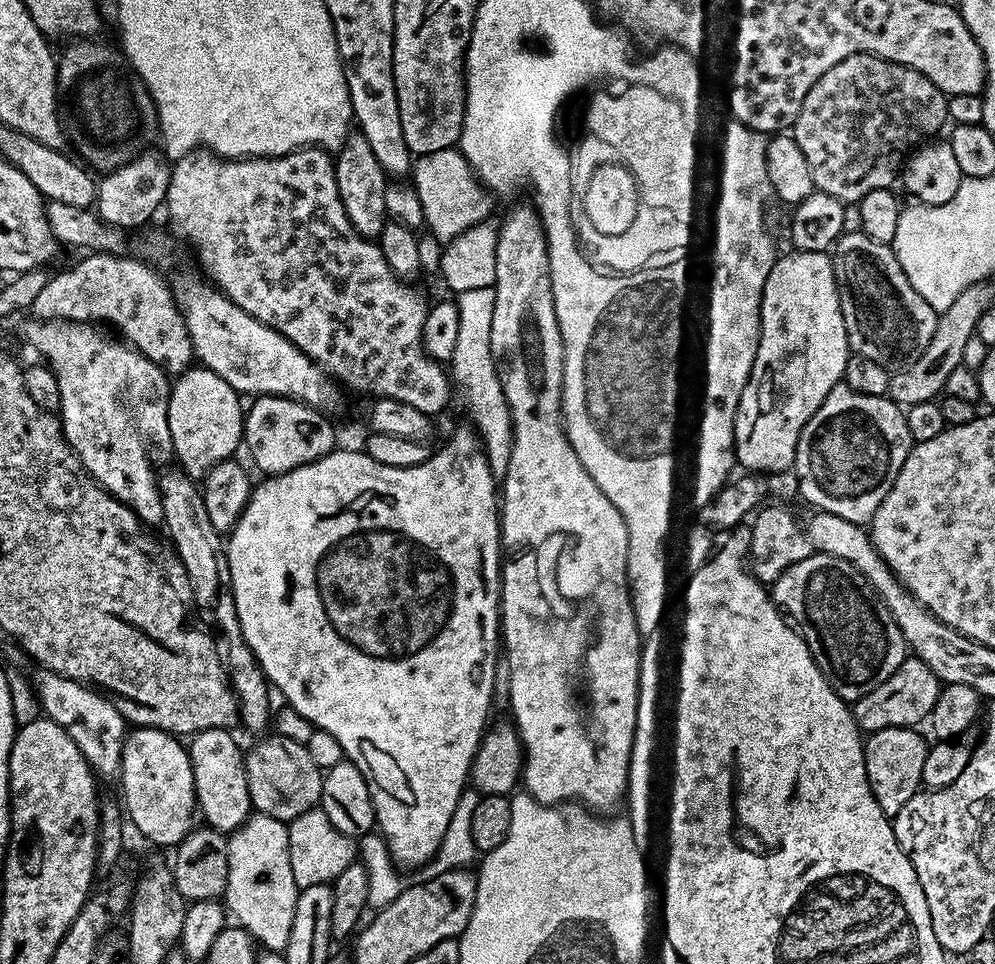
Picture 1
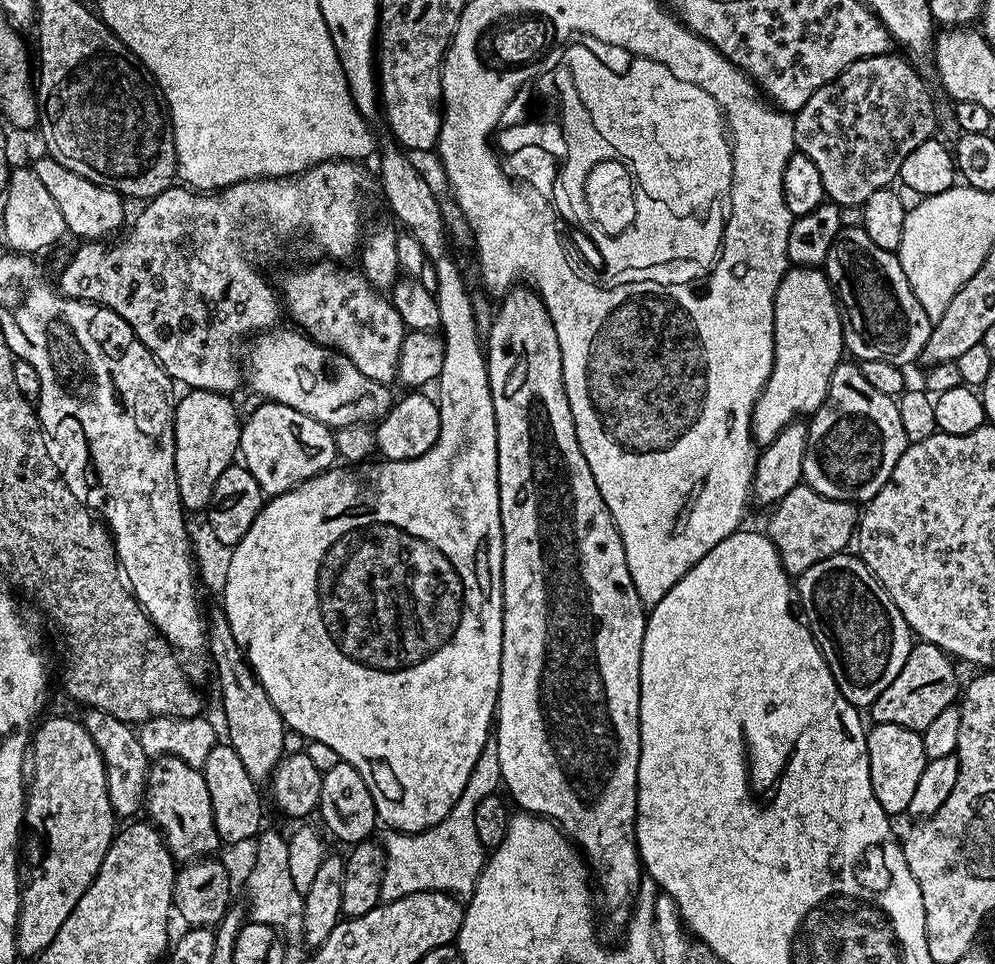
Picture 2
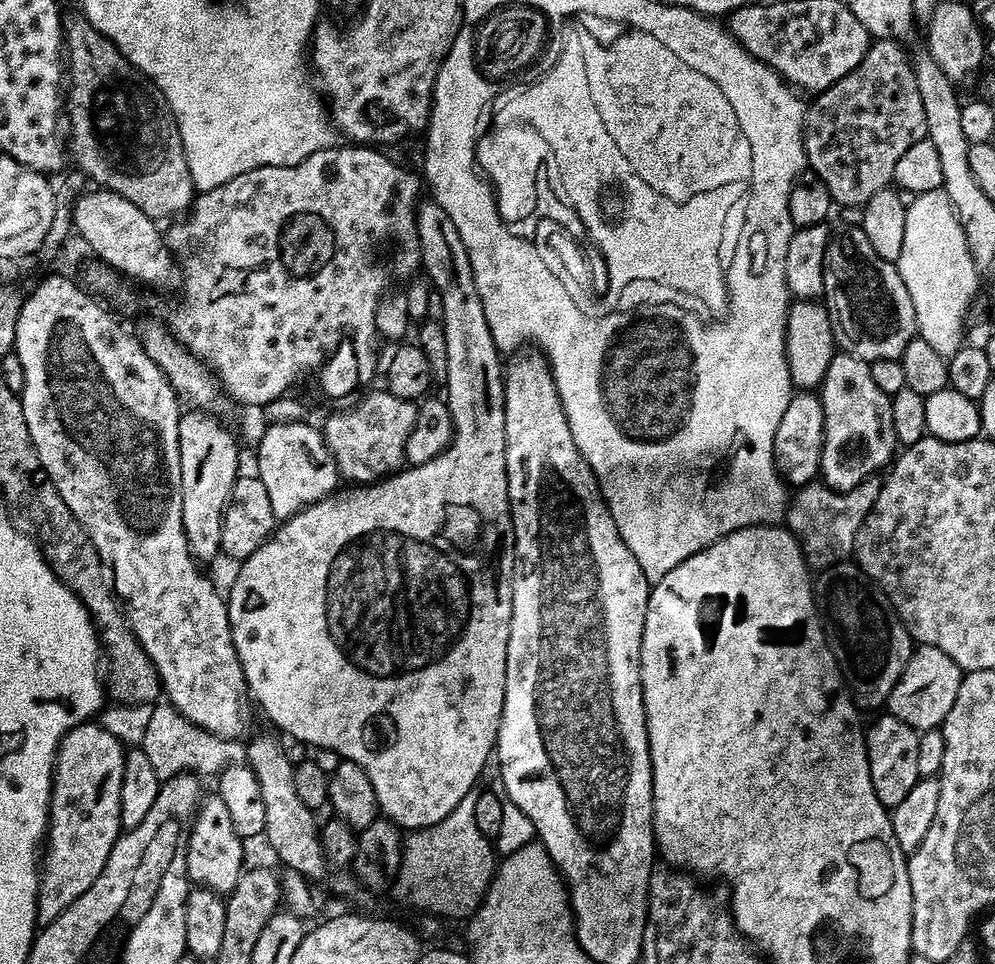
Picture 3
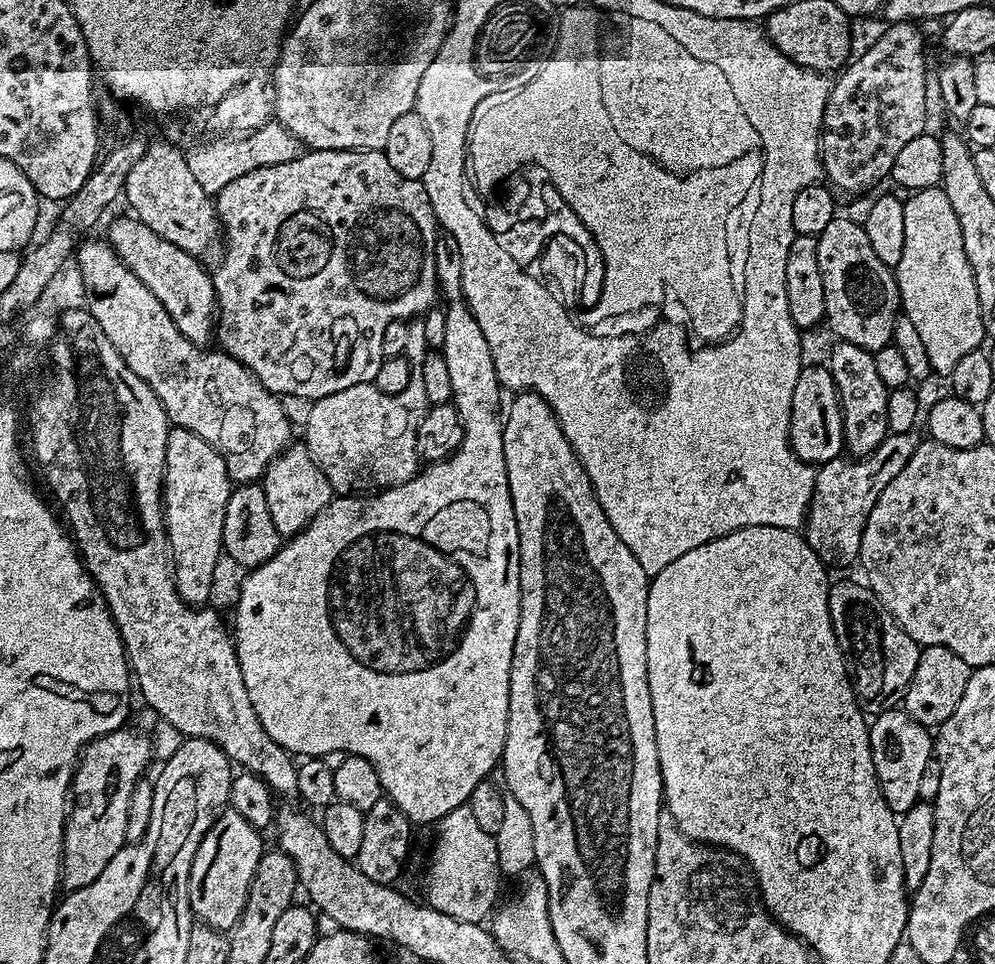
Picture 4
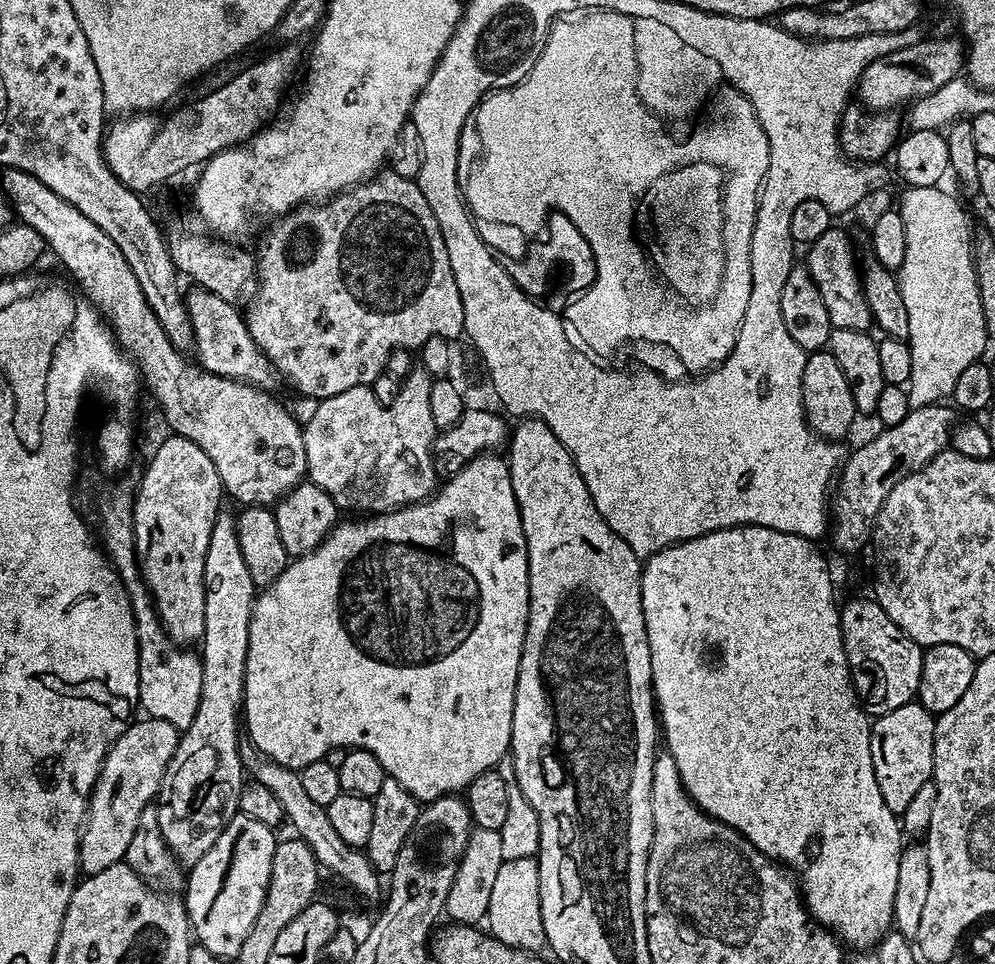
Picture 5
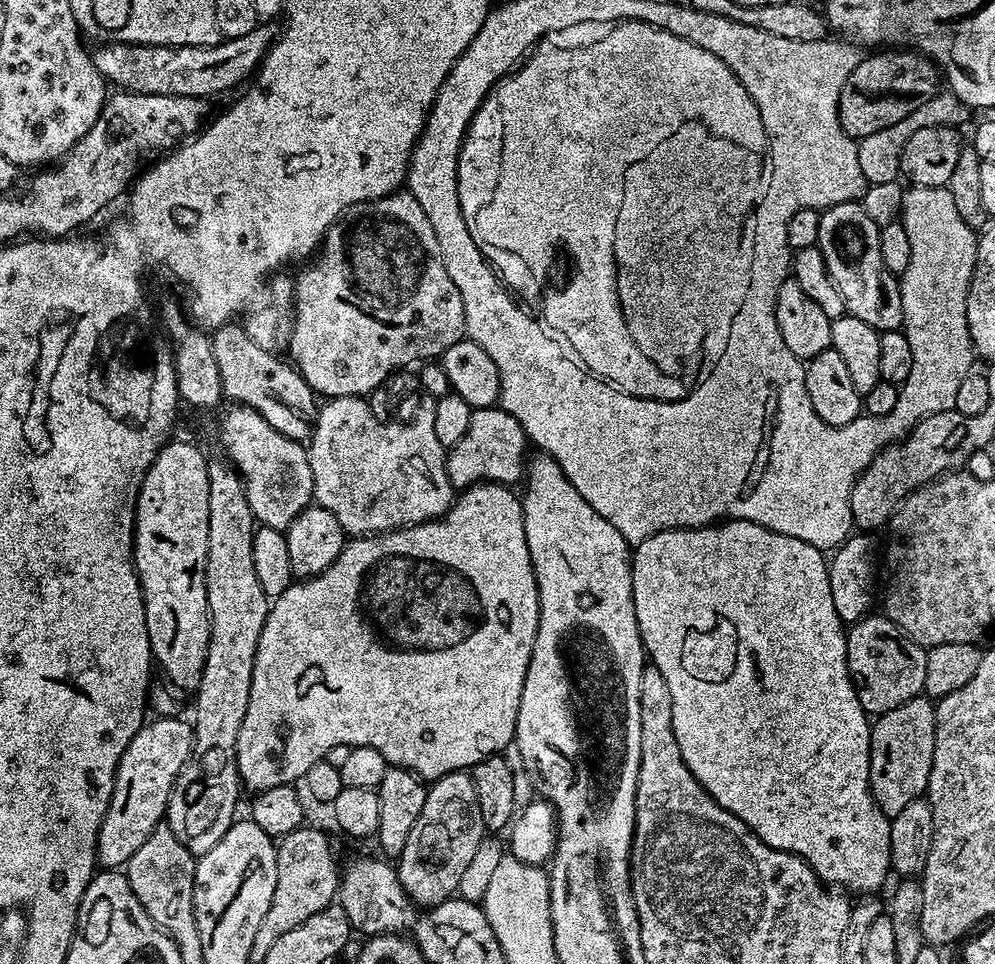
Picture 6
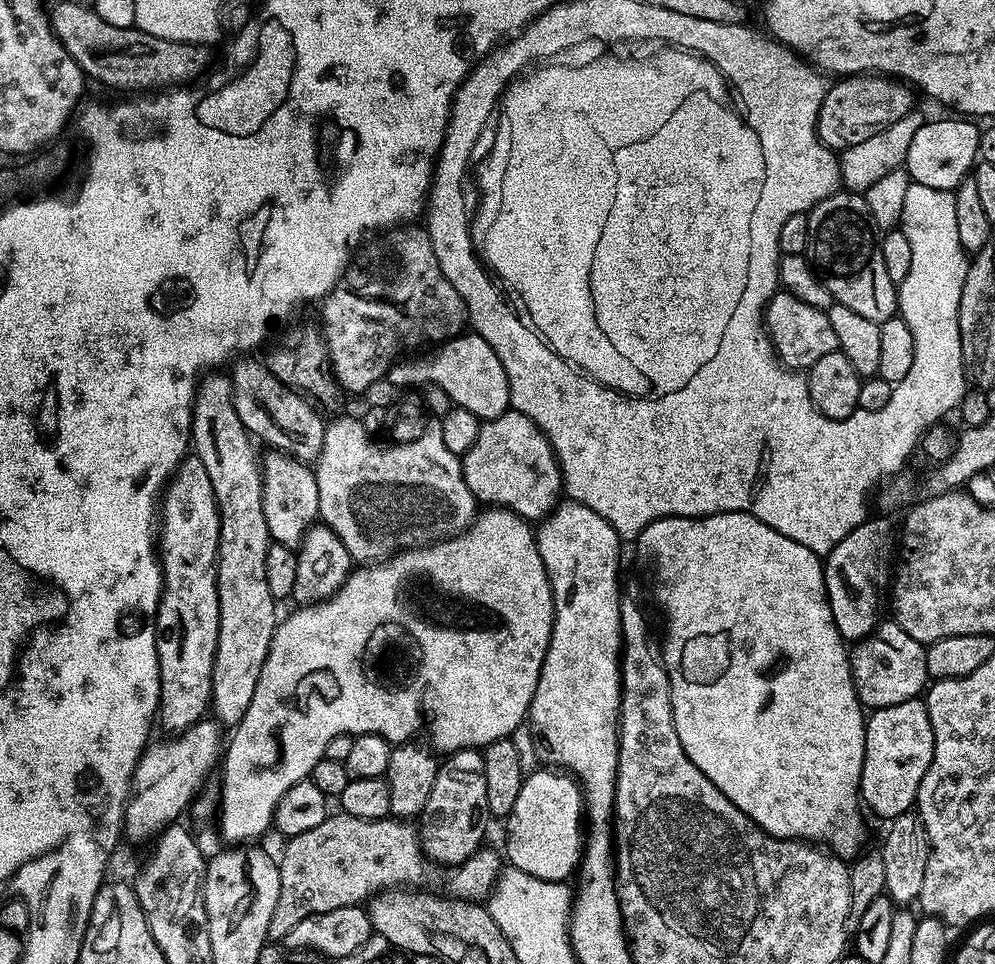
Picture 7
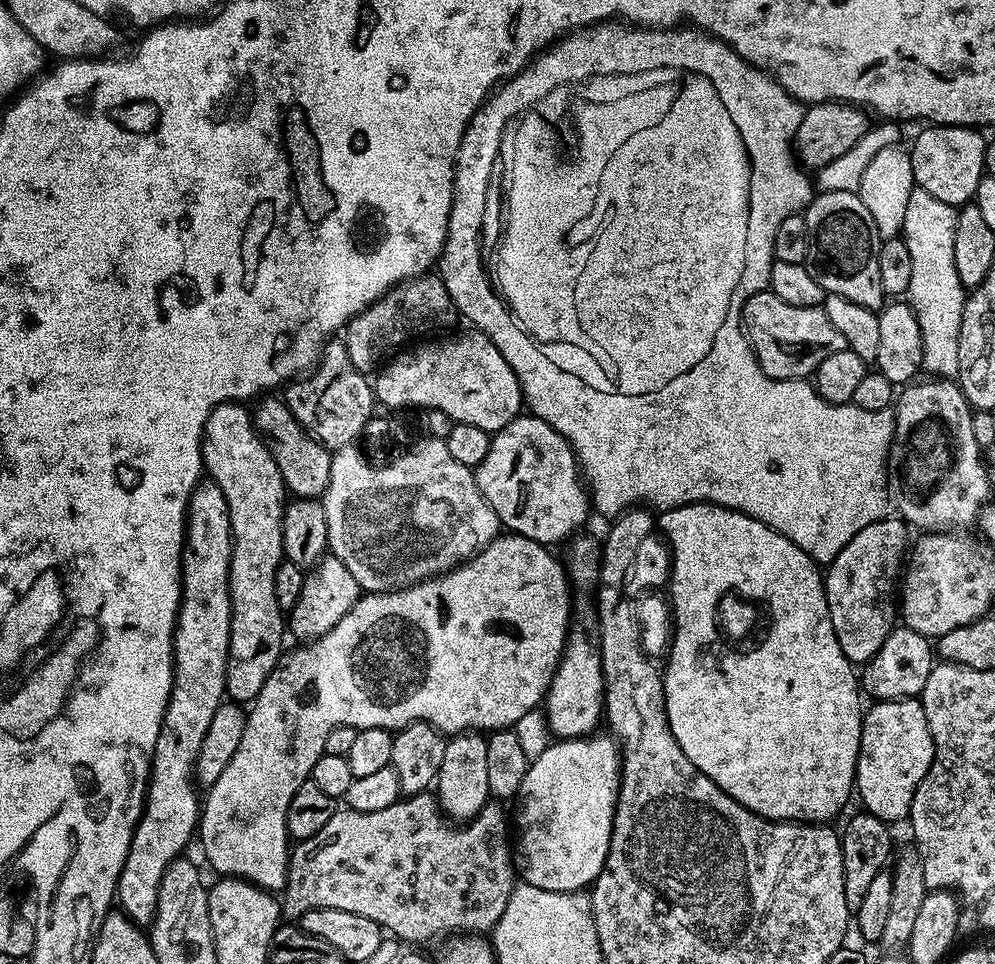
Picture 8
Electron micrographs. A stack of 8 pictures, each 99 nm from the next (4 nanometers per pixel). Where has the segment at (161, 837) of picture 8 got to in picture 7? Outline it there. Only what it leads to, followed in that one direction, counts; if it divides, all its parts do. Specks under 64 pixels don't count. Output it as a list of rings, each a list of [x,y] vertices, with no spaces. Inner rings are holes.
[[[194,454],[185,456],[169,479],[158,508],[158,555],[164,572],[164,592],[156,611],[156,653],[160,667],[160,706],[158,724],[168,734],[183,734],[190,726],[205,719],[212,702],[214,654],[218,646],[218,586],[216,585],[216,555],[220,541],[220,515],[210,486],[206,466]]]

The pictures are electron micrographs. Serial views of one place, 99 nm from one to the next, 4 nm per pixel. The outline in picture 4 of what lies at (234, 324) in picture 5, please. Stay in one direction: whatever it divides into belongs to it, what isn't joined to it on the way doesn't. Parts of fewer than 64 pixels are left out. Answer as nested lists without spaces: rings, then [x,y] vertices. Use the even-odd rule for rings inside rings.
[[[131,215],[128,216],[118,217],[109,226],[108,236],[106,236],[107,243],[111,244],[122,263],[147,286],[150,294],[154,294],[154,298],[158,298],[158,302],[162,302],[162,306],[166,306],[166,314],[170,314],[174,326],[178,326],[180,333],[190,342],[201,346],[207,345],[209,343],[207,340],[213,339],[214,321],[218,316],[216,291],[212,285],[212,272],[209,269],[204,269],[197,257],[184,250],[178,250],[178,246],[174,246],[172,242],[166,242],[164,238],[154,234],[154,230],[150,230],[150,226],[146,226]]]

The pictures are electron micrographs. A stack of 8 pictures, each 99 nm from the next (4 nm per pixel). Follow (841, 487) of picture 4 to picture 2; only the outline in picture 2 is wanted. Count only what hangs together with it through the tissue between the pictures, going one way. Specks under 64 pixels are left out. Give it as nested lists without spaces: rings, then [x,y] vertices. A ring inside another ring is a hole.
[[[803,482],[794,486],[794,490],[790,490],[790,494],[786,494],[786,498],[782,498],[779,504],[775,505],[773,512],[776,513],[768,520],[766,535],[774,542],[784,571],[792,578],[799,578],[803,572],[810,570],[810,566],[814,566],[814,562],[822,558],[841,555],[847,549],[844,547],[847,544],[849,547],[853,543],[858,527],[858,508],[853,501],[831,500],[818,494],[809,484]]]

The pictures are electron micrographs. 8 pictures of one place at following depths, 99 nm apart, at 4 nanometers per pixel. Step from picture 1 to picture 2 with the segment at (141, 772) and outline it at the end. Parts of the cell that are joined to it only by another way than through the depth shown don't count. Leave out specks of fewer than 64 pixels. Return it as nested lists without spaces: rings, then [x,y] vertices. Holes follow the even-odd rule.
[[[165,756],[157,759],[149,767],[146,816],[155,827],[160,829],[165,846],[170,850],[173,860],[177,862],[191,862],[211,857],[221,847],[222,841],[214,826],[214,806],[210,802],[210,790],[206,790],[206,778],[203,771],[199,768],[192,768],[177,757]]]

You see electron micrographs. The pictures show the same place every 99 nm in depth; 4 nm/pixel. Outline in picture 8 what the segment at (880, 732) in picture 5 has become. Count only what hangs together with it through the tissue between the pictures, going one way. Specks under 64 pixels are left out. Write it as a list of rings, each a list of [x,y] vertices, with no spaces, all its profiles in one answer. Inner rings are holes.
[[[919,699],[882,700],[864,712],[860,753],[856,759],[855,791],[871,816],[885,822],[909,819],[916,788],[934,758],[934,742]]]

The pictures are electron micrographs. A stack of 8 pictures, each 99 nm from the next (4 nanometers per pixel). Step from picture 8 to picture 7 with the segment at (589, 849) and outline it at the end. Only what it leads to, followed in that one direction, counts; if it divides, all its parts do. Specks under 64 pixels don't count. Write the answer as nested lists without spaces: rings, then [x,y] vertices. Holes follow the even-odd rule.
[[[537,770],[525,775],[522,790],[518,790],[518,802],[514,802],[514,810],[506,817],[508,837],[503,851],[511,867],[526,870],[526,874],[534,874],[534,878],[564,882],[580,866],[584,794],[569,773],[544,771],[548,772]]]

